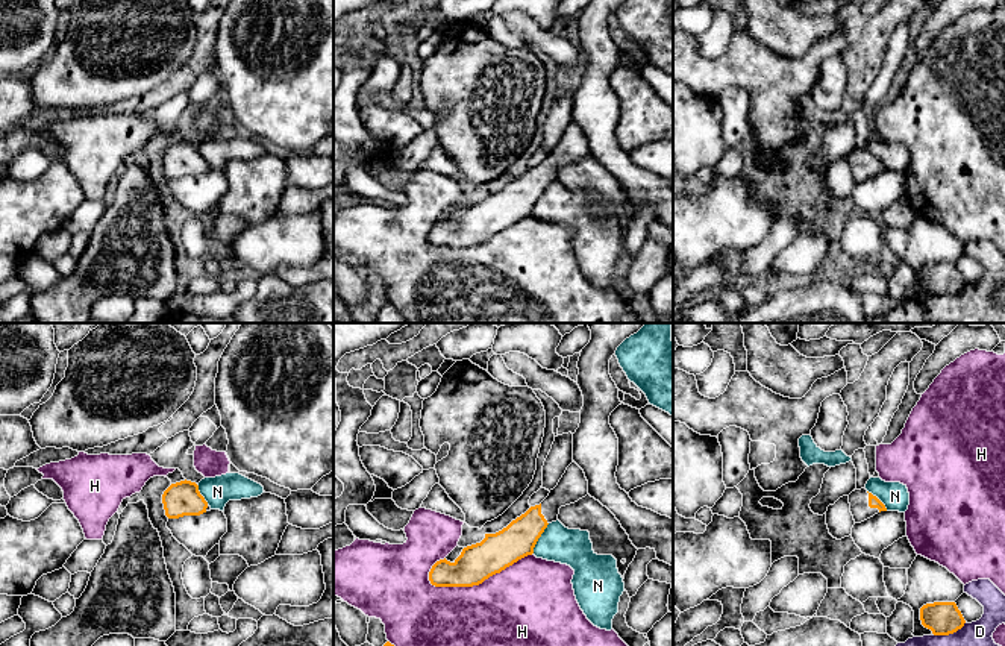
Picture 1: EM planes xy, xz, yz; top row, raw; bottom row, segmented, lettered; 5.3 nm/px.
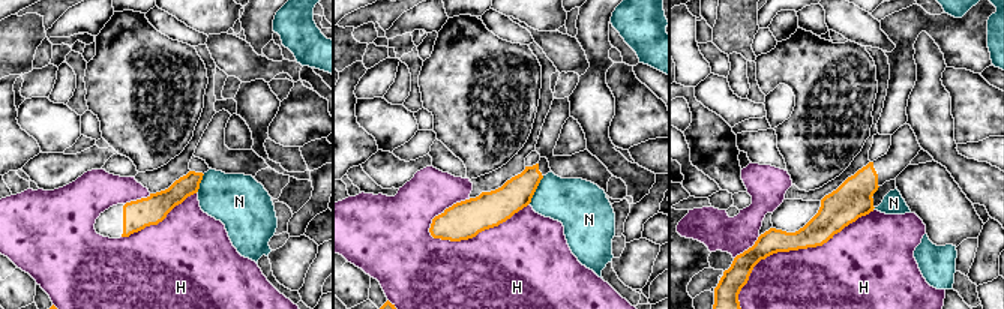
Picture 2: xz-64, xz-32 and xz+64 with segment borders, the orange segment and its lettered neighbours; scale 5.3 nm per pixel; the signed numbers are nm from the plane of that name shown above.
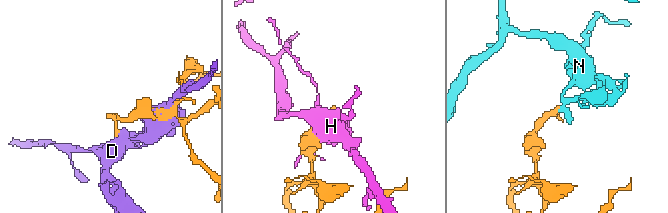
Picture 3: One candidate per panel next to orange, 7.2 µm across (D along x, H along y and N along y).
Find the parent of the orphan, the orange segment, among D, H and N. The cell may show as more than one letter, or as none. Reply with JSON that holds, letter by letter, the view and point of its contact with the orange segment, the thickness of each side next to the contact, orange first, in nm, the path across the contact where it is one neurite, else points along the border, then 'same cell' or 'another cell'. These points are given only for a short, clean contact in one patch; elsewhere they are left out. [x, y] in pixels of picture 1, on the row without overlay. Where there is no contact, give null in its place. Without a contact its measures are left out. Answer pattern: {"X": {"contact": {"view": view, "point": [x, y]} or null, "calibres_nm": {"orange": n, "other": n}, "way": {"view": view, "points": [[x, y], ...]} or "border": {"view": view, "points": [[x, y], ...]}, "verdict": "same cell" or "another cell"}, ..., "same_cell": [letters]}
{"D": {"contact": {"view": "yz", "point": [949, 293]}, "calibres_nm": {"orange": 180, "other": 340}, "verdict": "another cell"}, "H": {"contact": {"view": "xz", "point": [479, 243]}, "calibres_nm": {"orange": 200, "other": 480}, "verdict": "another cell"}, "N": {"contact": {"view": "xz", "point": [538, 197]}, "calibres_nm": {"orange": 200, "other": 190}, "border": {"view": "xz", "points": [[549, 184], [532, 213]]}, "verdict": "another cell"}, "same_cell": []}

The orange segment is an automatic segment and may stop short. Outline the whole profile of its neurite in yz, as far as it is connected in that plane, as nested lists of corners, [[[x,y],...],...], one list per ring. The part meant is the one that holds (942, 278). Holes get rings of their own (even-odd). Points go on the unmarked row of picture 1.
[[[934,262],[920,268],[922,285],[934,296],[949,296],[966,284],[955,262]]]

